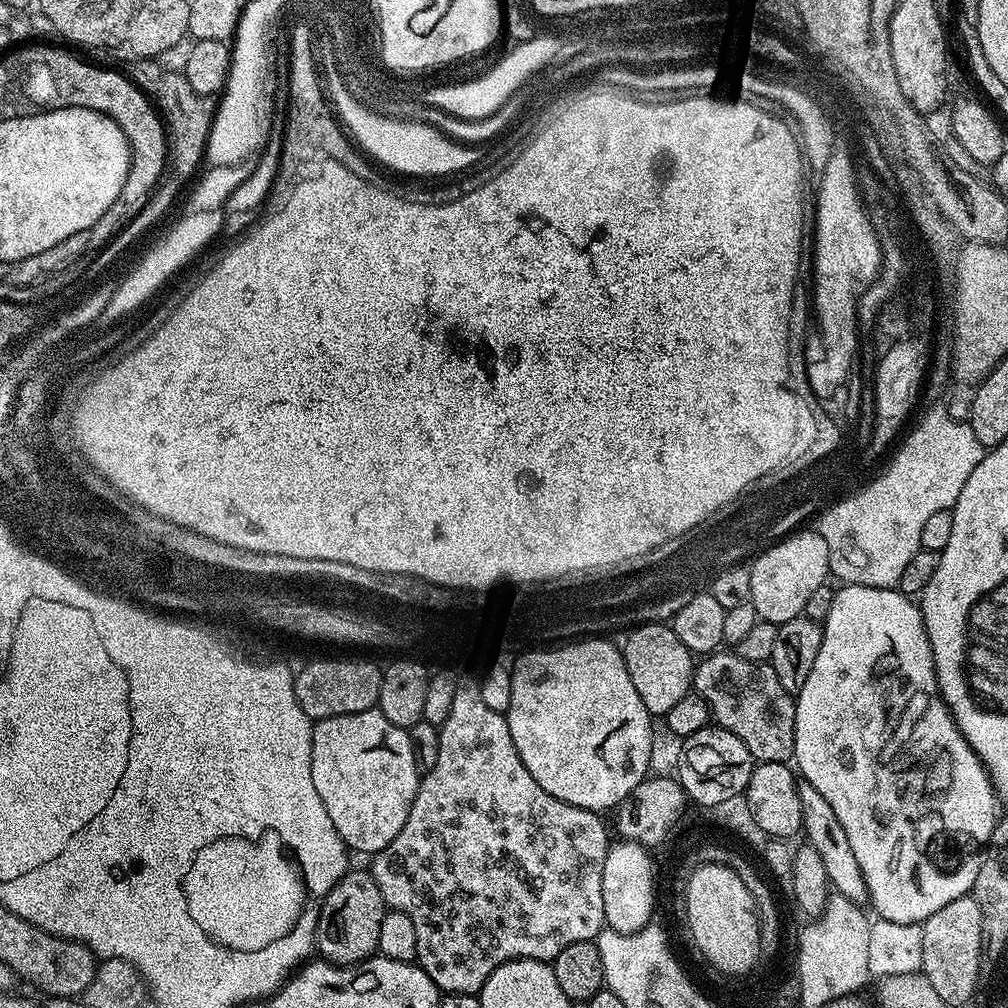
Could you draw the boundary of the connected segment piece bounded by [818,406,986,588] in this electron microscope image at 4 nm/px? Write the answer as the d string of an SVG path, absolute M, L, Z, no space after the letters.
M932 406L928 413L916 424L916 429L903 437L904 445L896 452L896 457L888 464L888 469L873 482L844 500L837 501L824 509L818 516L818 531L826 538L828 551L828 571L840 579L841 585L857 584L871 588L896 588L902 578L902 569L910 558L921 551L922 525L933 514L947 512L956 507L958 494L966 486L966 478L974 474L974 466L982 462L986 449L978 442L971 423L955 420L942 406Z

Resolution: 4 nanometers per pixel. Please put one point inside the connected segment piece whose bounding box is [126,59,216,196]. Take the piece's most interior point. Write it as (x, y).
(188, 117)

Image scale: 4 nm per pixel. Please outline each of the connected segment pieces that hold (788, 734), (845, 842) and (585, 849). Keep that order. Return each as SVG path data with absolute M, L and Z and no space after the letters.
M720 650L701 660L704 661L701 664L699 661L692 673L692 686L695 695L706 702L711 719L719 727L730 730L730 734L742 738L753 761L779 764L791 761L796 750L796 702L781 685L771 664L755 664L732 650Z
M803 778L797 779L798 802L802 802L802 829L806 842L814 850L818 850L818 858L822 858L822 866L826 866L826 878L829 885L834 889L835 895L845 896L854 904L861 906L869 903L868 887L864 881L862 870L854 858L854 849L850 846L850 838L846 838L846 830L842 830L842 825L838 822L838 817L834 815L834 809L829 802L822 798L810 782Z
M475 679L460 680L454 690L454 702L450 705L450 714L446 714L446 722L439 725L440 741L438 742L438 762L434 762L434 766L427 769L421 775L420 785L416 791L414 802L410 806L410 814L406 818L406 826L402 826L402 830L398 830L396 837L390 841L380 852L375 853L371 857L372 865L370 871L372 873L372 881L378 886L378 890L385 905L391 911L406 914L406 918L410 918L410 922L414 924L414 934L418 934L418 950L416 951L416 960L421 968L436 983L436 987L444 994L470 994L477 995L482 986L486 982L486 978L490 978L490 974L494 974L494 970L498 970L498 966L502 966L511 960L543 960L551 962L555 960L558 954L562 954L562 950L566 950L566 946L570 946L574 942L586 942L587 940L595 941L601 932L605 931L604 922L604 903L602 902L602 866L606 862L606 854L610 847L610 839L608 840L608 832L604 829L601 813L591 812L585 808L578 806L570 806L566 802L562 802L558 798L554 798L550 794L546 794L546 790L542 790L542 786L538 786L538 782L534 782L534 778L530 778L530 770L526 770L526 766L522 762L522 758L518 758L518 750L514 746L514 738L510 738L510 726L506 719L505 713L490 710L490 706L486 706L486 702L482 702L482 694L480 693L480 685Z

